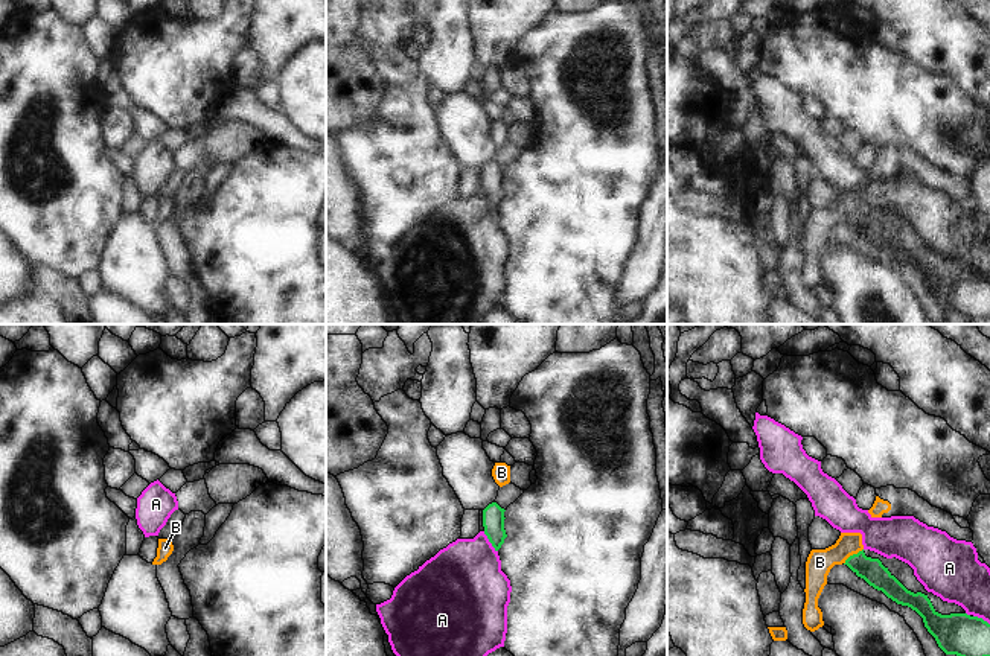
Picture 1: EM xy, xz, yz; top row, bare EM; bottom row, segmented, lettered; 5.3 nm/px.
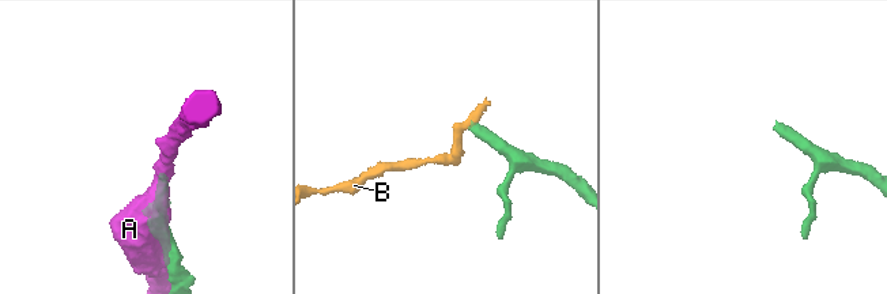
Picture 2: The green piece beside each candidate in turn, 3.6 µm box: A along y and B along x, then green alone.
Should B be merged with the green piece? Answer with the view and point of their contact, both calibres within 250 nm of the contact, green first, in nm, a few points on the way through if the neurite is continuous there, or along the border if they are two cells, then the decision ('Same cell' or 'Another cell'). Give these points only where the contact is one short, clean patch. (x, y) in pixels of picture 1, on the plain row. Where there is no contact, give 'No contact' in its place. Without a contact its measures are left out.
Touches green at yz (853, 213). Thickness 130 nm (green) against 140 nm. Boundary: yz (862, 207), (853, 212), (844, 222). Another cell.

